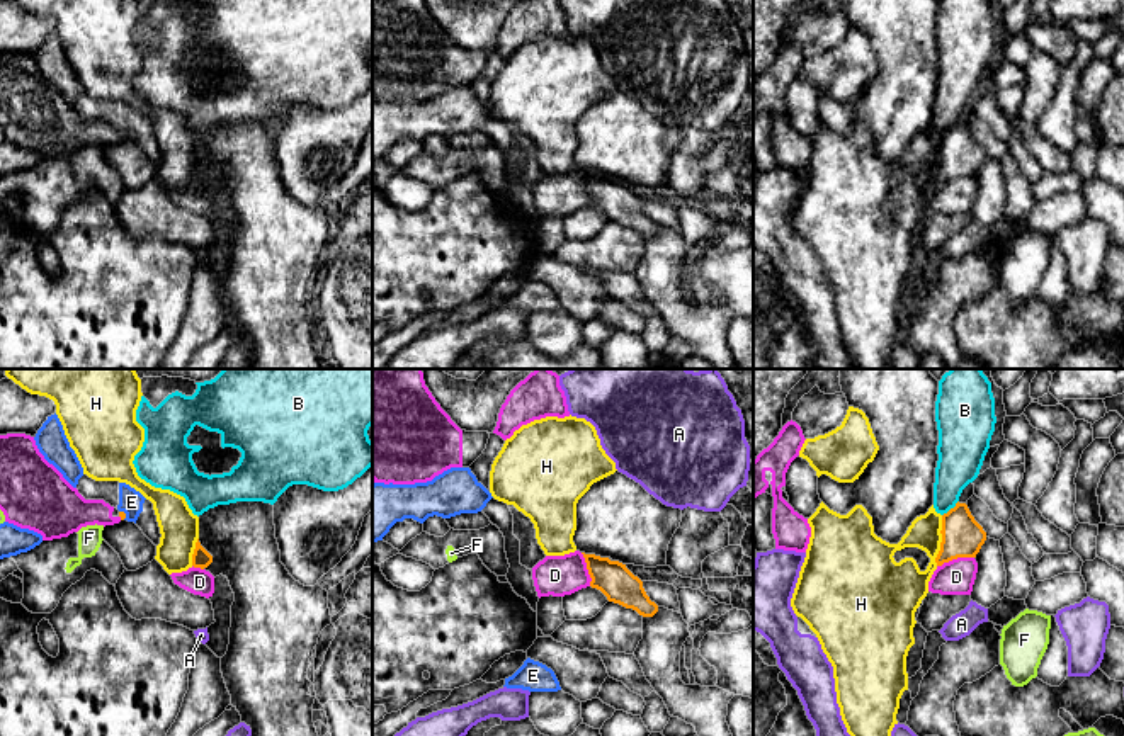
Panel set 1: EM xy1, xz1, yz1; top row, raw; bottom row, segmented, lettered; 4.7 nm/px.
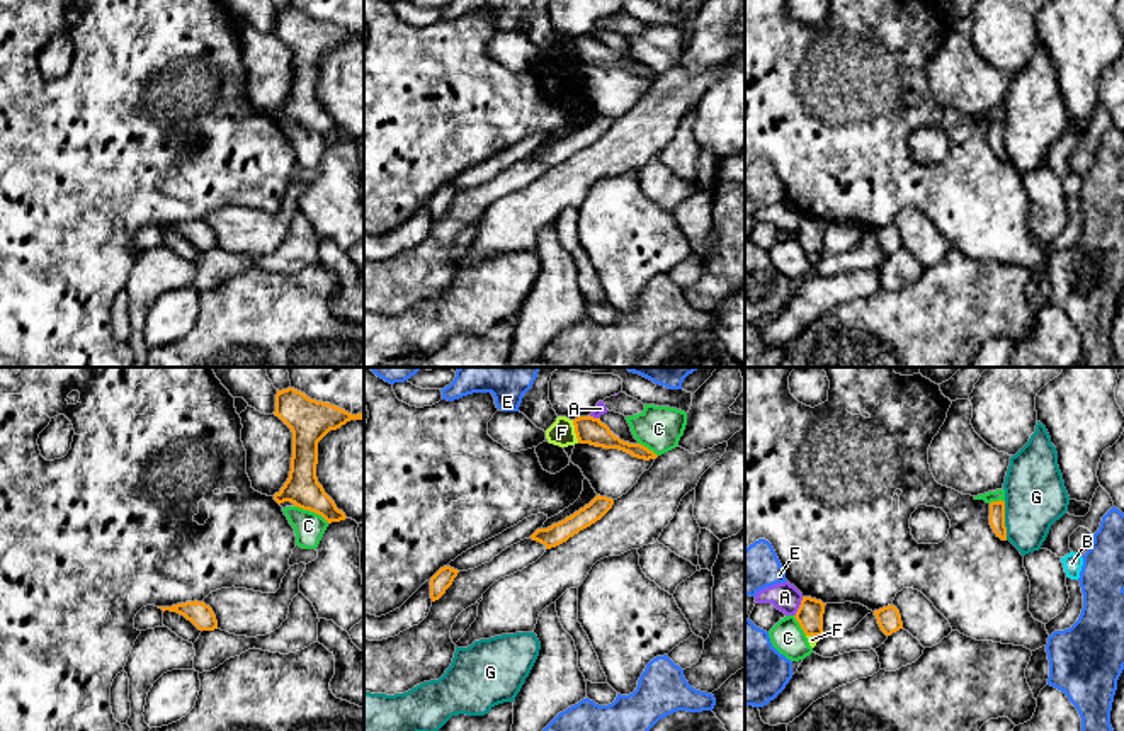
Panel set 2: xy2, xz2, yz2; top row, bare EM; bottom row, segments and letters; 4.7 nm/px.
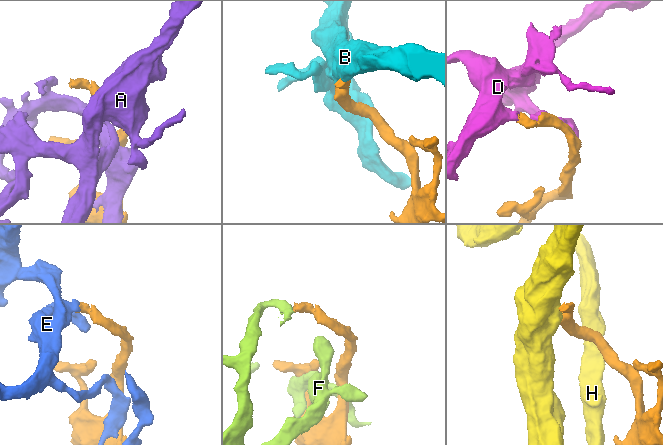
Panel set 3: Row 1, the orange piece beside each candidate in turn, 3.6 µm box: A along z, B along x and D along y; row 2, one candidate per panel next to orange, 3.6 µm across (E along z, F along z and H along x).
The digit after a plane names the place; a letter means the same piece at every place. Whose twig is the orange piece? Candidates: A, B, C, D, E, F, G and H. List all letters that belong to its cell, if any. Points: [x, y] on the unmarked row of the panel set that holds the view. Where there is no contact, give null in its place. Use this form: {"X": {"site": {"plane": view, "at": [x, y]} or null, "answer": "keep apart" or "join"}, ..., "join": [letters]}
{"A": {"site": {"plane": "yz2", "at": [800, 226]}, "answer": "keep apart"}, "B": {"site": {"plane": "yz1", "at": [951, 128]}, "answer": "keep apart"}, "C": {"site": {"plane": "xy2", "at": [312, 130]}, "answer": "keep apart"}, "D": {"site": {"plane": "yz1", "at": [954, 177]}, "answer": "join"}, "E": {"site": {"plane": "xy1", "at": [124, 133]}, "answer": "keep apart"}, "F": {"site": {"plane": "xz2", "at": [575, 50]}, "answer": "keep apart"}, "G": {"site": {"plane": "yz2", "at": [1004, 140]}, "answer": "keep apart"}, "H": {"site": {"plane": "yz1", "at": [942, 160]}, "answer": "keep apart"}, "join": ["D"]}

